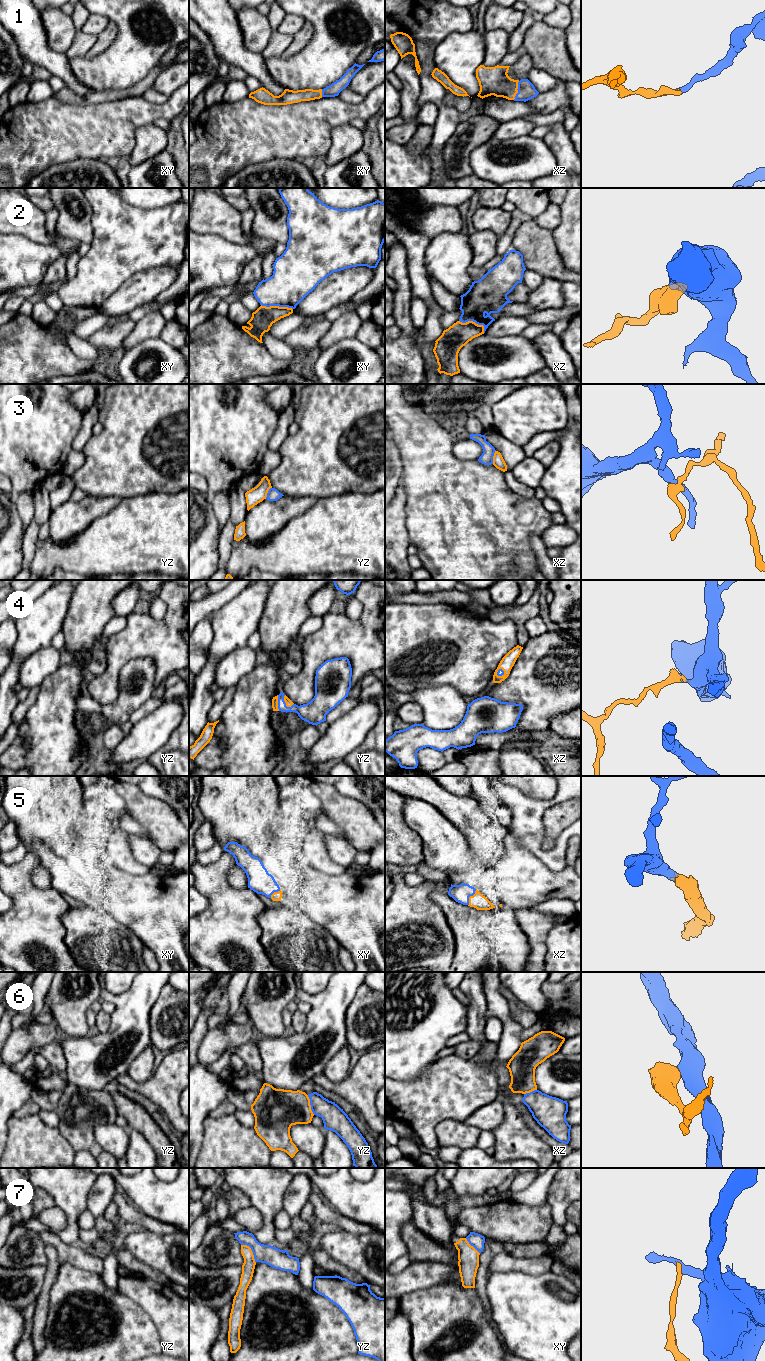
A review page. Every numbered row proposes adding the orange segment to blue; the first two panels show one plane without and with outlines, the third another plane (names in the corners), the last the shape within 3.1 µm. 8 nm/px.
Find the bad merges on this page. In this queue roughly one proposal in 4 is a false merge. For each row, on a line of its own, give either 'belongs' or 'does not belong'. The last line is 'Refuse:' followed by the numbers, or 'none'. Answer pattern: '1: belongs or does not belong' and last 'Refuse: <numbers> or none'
1: belongs
2: does not belong
3: does not belong
4: belongs
5: belongs
6: does not belong
7: does not belong
Refuse: 2, 3, 6, 7

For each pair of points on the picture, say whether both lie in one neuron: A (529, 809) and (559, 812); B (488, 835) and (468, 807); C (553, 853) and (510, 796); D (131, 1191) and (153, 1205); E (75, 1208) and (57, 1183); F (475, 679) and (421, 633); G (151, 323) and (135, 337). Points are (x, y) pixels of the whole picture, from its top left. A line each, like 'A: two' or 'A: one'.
A: two
B: one
C: one
D: one
E: one
F: one
G: one

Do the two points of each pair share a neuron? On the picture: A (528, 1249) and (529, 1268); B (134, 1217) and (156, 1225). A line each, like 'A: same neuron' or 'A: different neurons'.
A: different neurons
B: same neuron

